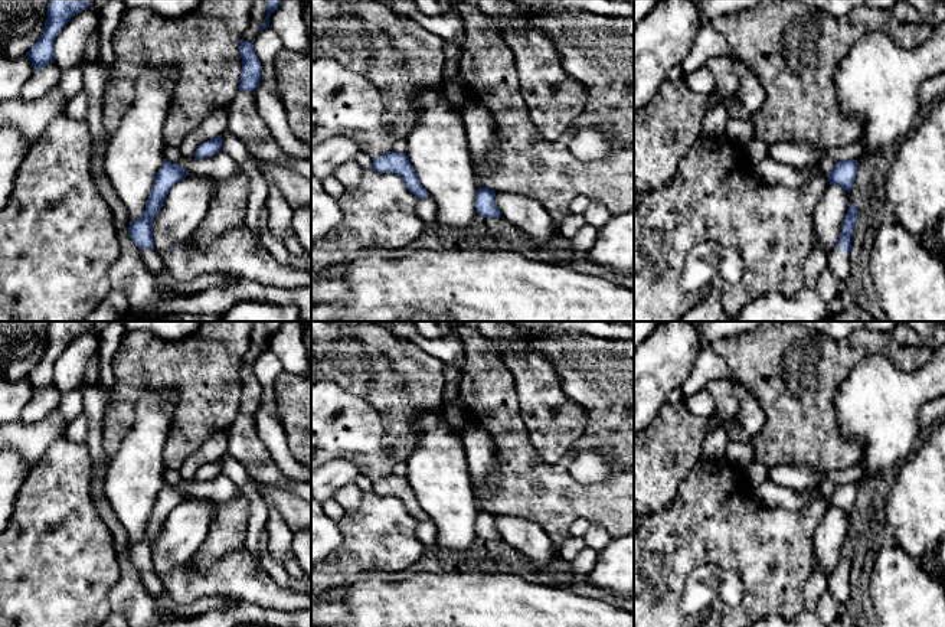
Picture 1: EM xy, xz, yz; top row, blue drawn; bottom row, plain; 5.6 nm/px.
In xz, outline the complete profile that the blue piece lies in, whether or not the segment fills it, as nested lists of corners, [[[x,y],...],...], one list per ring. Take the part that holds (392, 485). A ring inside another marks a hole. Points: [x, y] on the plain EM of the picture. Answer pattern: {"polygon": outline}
{"polygon": [[[389,474],[373,481],[372,492],[379,496],[395,496],[403,502],[406,512],[418,522],[429,519],[428,513],[421,507],[406,476]]]}

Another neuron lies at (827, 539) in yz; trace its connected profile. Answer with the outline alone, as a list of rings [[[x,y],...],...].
[[[828,507],[812,533],[814,571],[831,575],[841,558],[851,519],[841,509]]]

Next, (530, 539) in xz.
[[[496,515],[496,525],[501,541],[529,558],[537,568],[560,562],[559,551],[553,548],[549,535],[539,523],[526,517]]]

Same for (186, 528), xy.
[[[187,497],[169,515],[163,530],[153,542],[154,574],[161,577],[187,562],[205,542],[216,502]]]

